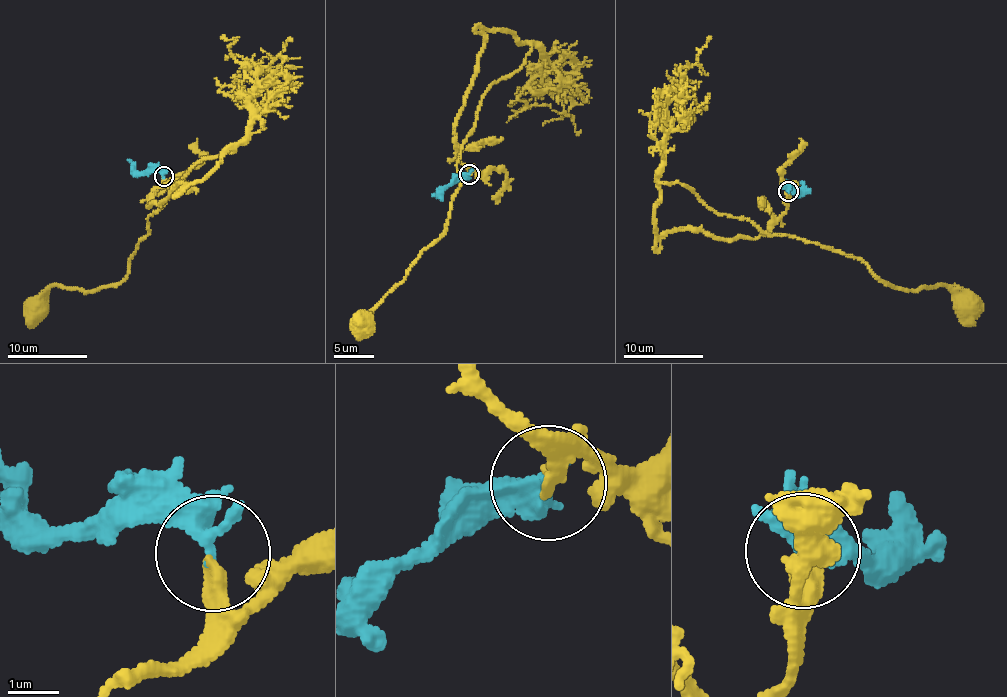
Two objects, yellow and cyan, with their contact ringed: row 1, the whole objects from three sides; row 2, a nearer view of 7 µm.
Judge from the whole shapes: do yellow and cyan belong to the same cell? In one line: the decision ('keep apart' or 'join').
join

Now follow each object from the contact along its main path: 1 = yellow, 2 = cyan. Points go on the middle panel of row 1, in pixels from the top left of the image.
1: (469, 174), (455, 118), (485, 33), (497, 30), (532, 51), (481, 99), (447, 230), (366, 324)
2: (469, 174), (459, 174), (440, 193), (432, 194)

